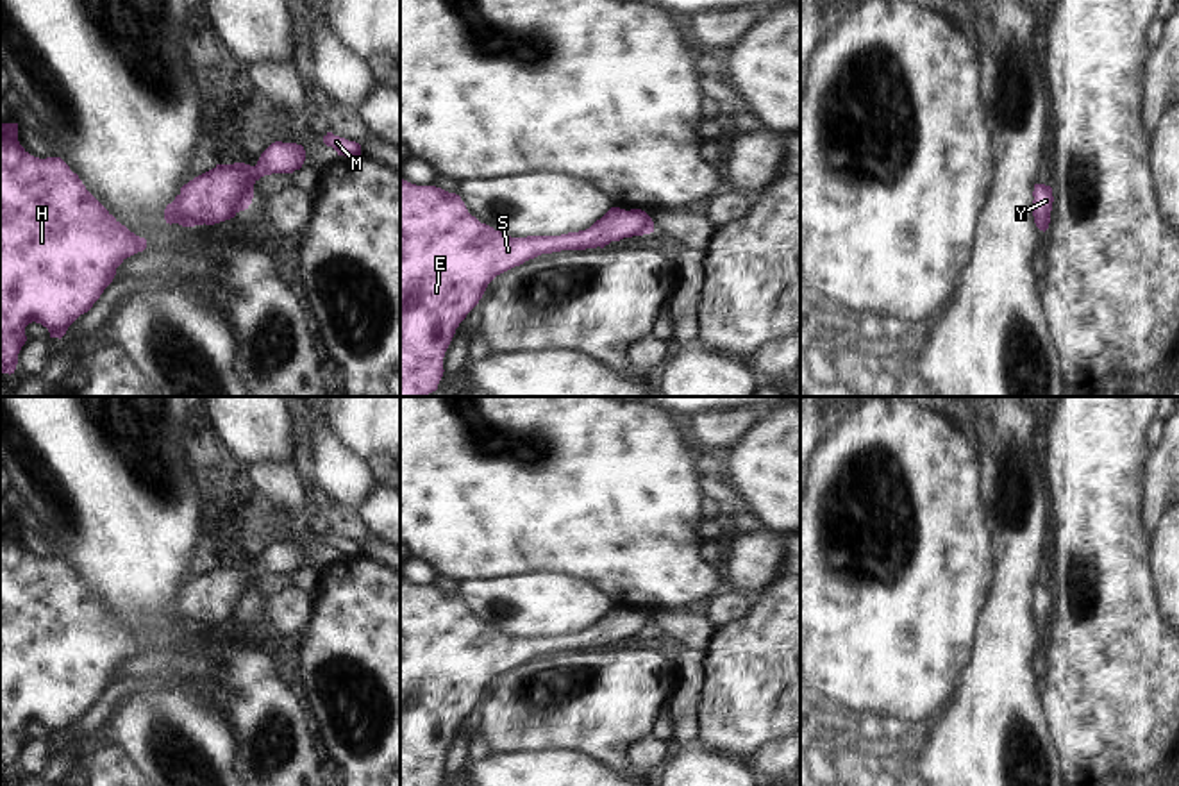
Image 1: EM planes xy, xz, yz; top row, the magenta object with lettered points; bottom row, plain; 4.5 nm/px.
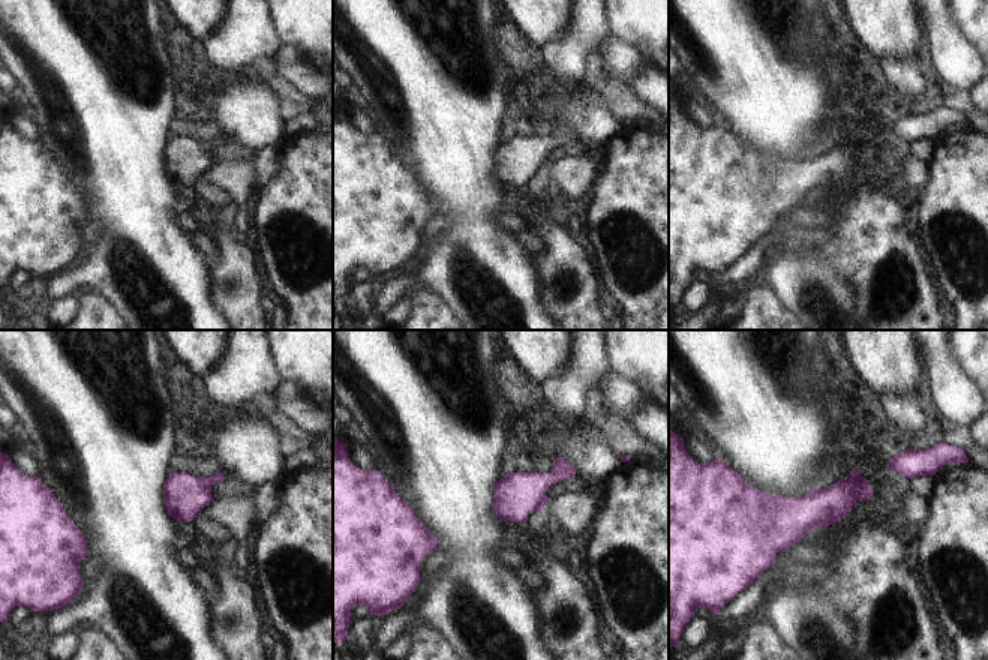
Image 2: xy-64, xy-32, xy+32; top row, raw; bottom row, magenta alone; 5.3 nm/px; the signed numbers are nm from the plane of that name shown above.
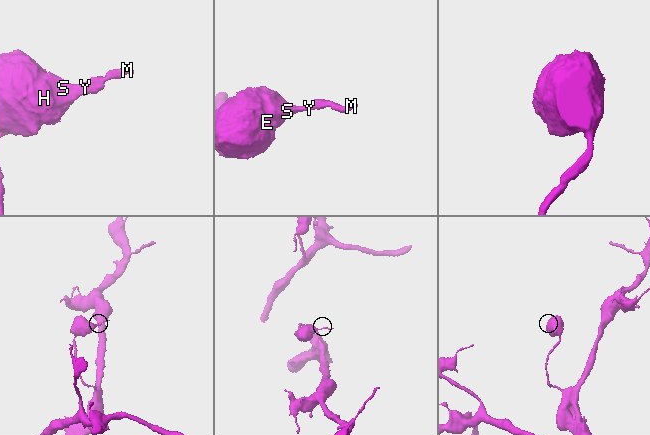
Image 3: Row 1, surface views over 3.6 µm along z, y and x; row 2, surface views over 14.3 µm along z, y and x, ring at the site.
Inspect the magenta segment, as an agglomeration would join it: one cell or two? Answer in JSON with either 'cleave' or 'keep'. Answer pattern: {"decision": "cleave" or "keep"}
{"decision": "keep"}

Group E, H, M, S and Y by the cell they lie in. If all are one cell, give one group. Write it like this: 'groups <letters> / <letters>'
groups E H M S Y

